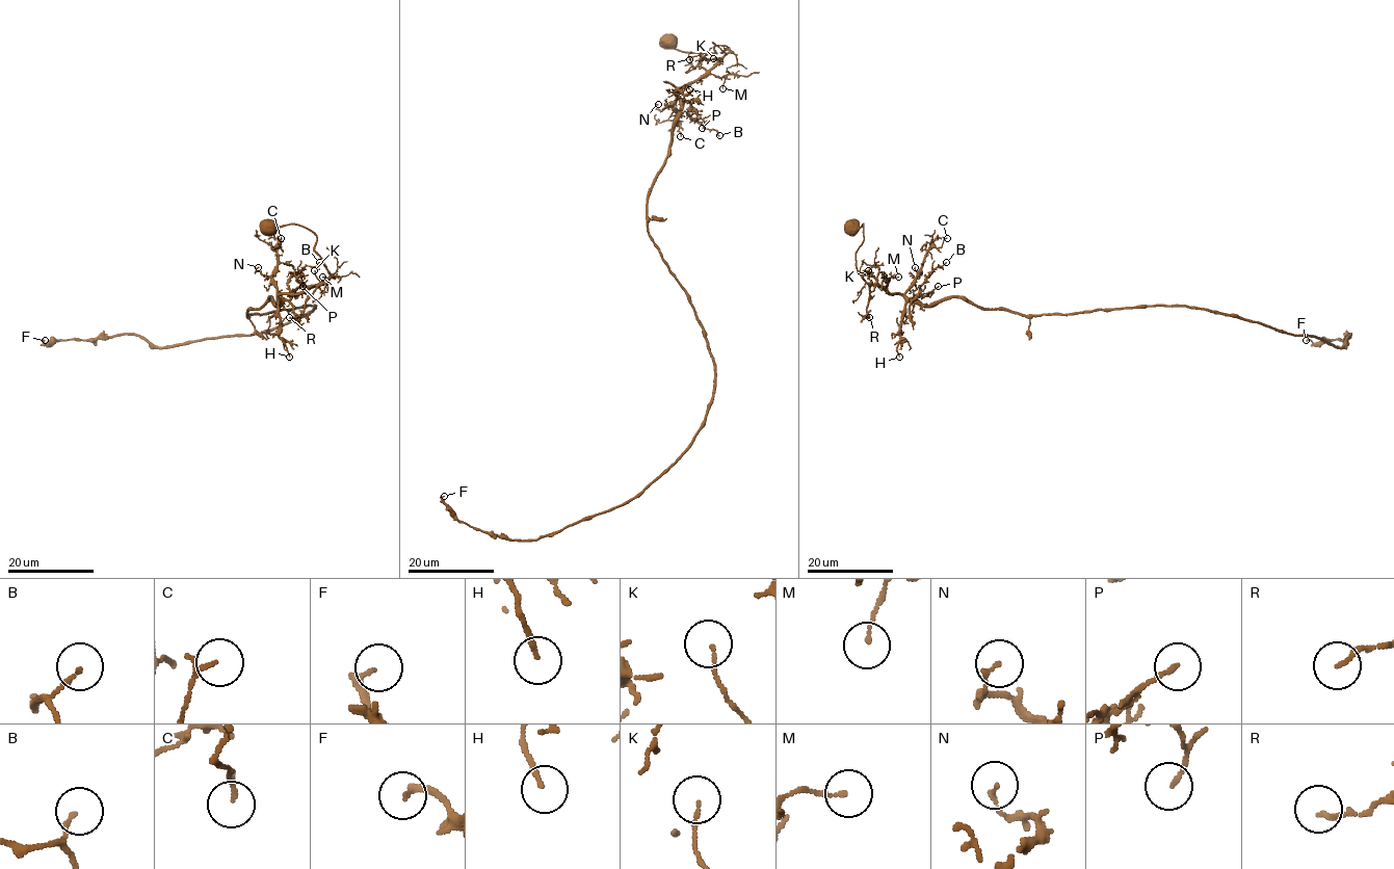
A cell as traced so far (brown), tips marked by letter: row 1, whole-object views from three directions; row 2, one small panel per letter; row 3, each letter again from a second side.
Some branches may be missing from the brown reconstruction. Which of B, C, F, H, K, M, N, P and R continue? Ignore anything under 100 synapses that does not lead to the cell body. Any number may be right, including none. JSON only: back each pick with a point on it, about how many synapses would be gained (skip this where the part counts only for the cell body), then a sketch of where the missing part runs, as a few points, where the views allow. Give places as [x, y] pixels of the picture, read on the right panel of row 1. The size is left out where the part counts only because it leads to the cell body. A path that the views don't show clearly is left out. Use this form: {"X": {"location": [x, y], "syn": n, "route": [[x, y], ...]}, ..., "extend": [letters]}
{"extend": []}

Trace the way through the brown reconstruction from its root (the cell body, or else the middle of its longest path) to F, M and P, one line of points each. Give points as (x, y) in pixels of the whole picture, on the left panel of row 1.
F: (268, 225), (310, 229), (329, 277), (247, 314), (315, 306), (307, 314), (165, 347), (126, 334), (45, 340)
M: (268, 225), (310, 229), (316, 236), (314, 251), (329, 273), (311, 286), (322, 277)
P: (268, 225), (298, 224), (316, 236), (314, 251), (329, 277), (279, 296), (297, 296), (303, 286)

